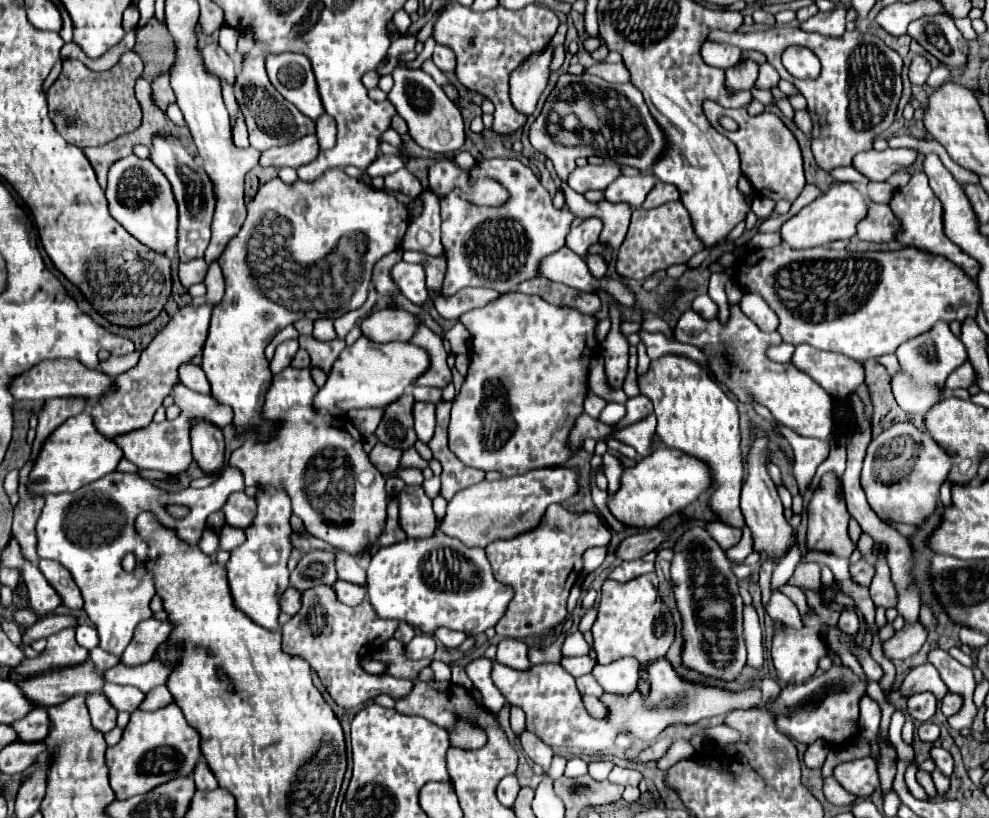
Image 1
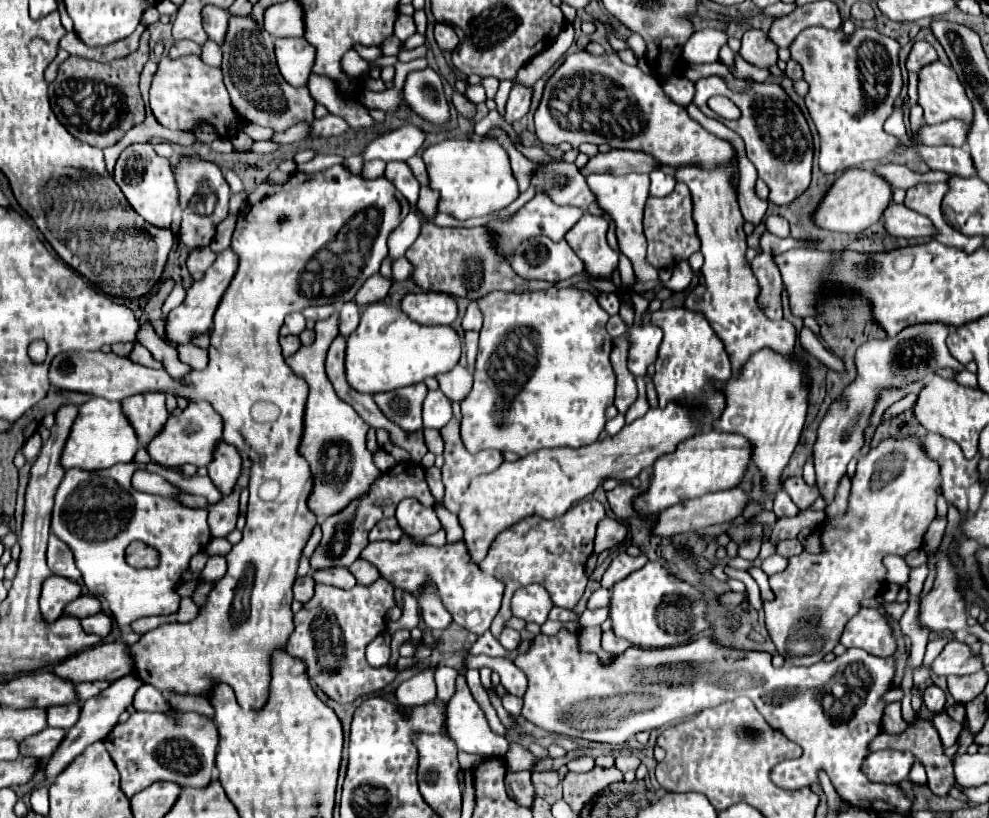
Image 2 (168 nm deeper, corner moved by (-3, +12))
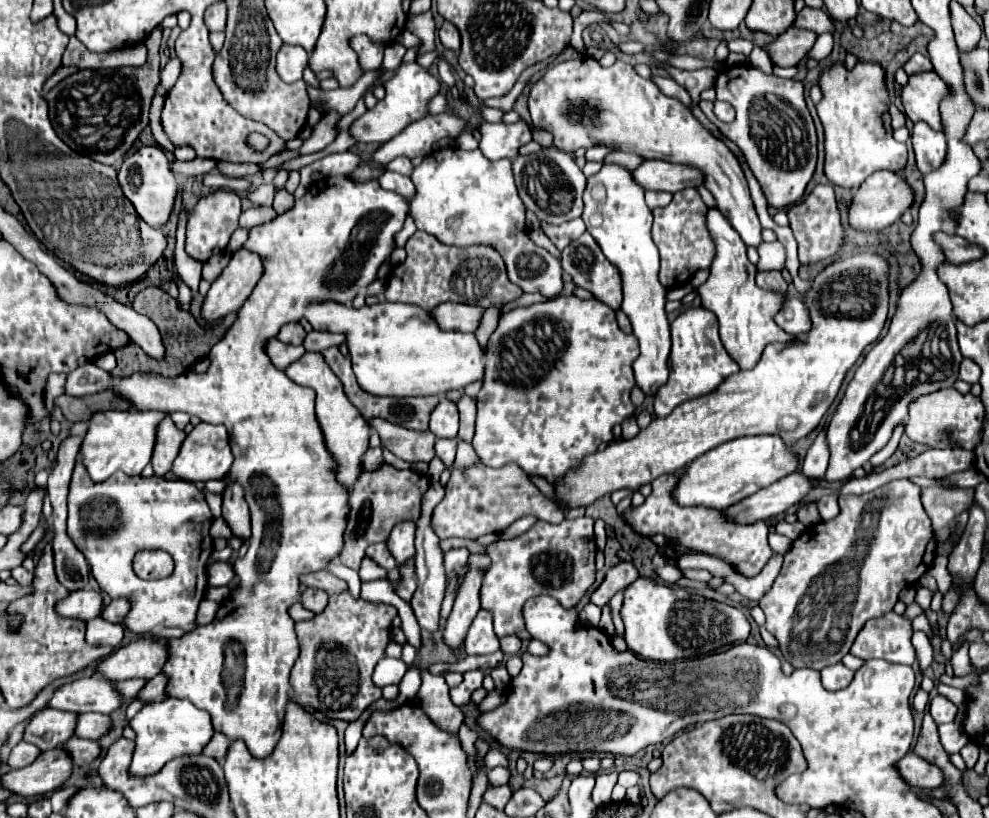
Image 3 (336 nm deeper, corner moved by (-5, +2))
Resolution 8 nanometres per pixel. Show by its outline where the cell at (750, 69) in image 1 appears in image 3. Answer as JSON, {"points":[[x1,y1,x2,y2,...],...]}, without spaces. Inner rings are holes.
{"points":[[790,27,786,33,782,33,782,37,778,37,778,39,768,47,768,55,770,55,770,59,772,59,776,65,780,65,780,67,798,65,802,59,808,57,810,49,814,47,816,37,818,37,818,35,816,35,814,31]]}

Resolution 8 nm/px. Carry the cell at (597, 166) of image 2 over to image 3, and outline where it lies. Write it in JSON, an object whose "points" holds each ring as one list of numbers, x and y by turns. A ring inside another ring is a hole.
{"points":[[644,161,634,173,634,179,652,191,668,191,676,193,688,187,704,185,704,173,692,165,678,165,668,161]]}

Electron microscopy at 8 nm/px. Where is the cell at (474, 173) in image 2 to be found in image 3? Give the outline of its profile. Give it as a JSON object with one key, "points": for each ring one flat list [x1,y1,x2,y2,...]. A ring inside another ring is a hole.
{"points":[[446,147,446,149,436,149,428,153,424,161,418,167,414,167,410,179,416,187,416,193,410,199,410,217,414,219,420,231,434,235,444,245,456,245,456,247,490,245,502,255,506,269,508,269,508,279,514,285,518,285,524,293,540,293,548,299,554,295,560,295,562,291,560,259,552,257,548,251,534,245,534,241,528,237,528,229,524,227,526,207,522,205,514,189,514,177,510,173,510,159,488,161,480,149,464,151,460,147]]}

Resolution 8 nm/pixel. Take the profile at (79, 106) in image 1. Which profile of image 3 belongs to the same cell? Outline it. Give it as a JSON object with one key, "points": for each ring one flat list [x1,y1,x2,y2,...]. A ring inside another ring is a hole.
{"points":[[156,27,146,39,148,61,142,67,120,67,90,71,80,69,74,75,60,81,52,91,44,95,50,111,50,121,56,135,76,153,86,155,104,165,116,165,122,161,134,139,148,125,148,111,156,87,160,83,160,39,162,29],[92,115,92,127,86,119]]}

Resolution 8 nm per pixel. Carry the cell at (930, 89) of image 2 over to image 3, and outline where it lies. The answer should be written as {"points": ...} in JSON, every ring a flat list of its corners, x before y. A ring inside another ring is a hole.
{"points":[[934,71,910,75,908,83,900,91,900,99,910,121,926,121,932,129,940,131,938,101,942,99,942,81,934,77]]}

